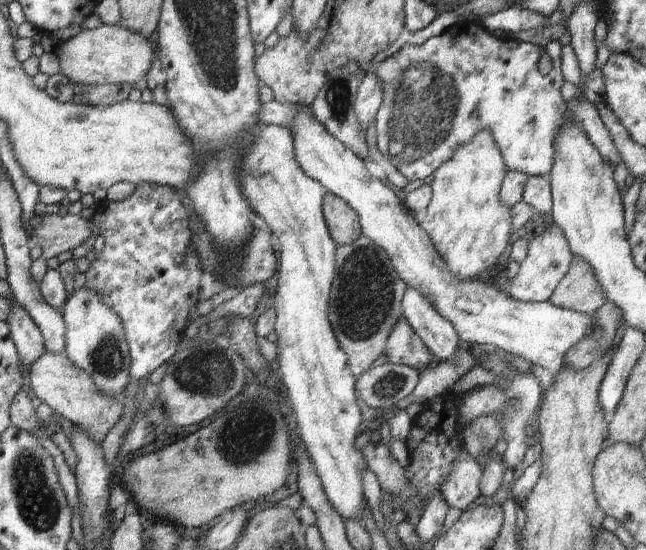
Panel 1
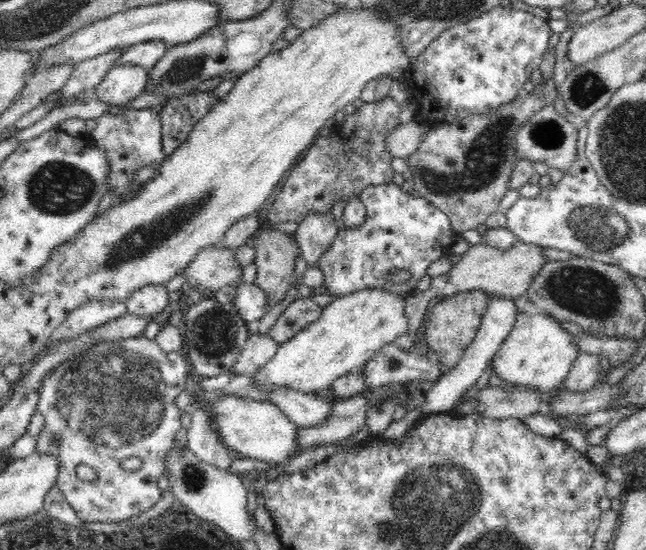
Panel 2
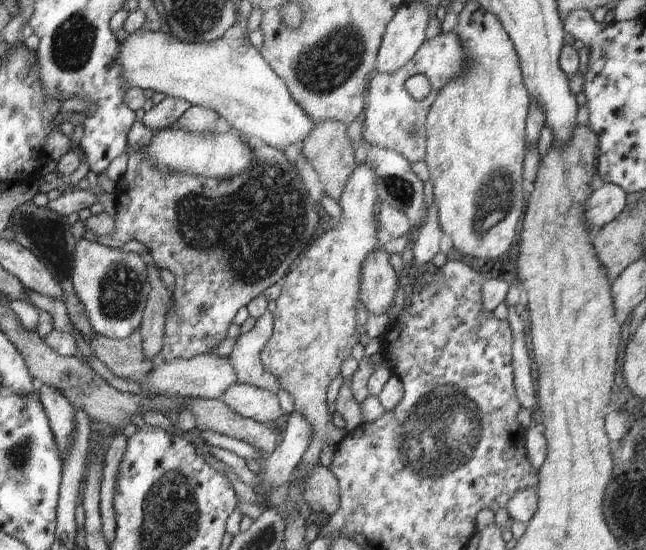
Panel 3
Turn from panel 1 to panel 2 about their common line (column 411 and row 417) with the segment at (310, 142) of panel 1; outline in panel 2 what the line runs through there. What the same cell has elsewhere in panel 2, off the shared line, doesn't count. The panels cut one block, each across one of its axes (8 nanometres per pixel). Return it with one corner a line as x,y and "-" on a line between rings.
236,394
222,395
214,404
206,402
212,427
221,442
239,458
285,464
296,454
297,432
300,430
274,403
256,401

